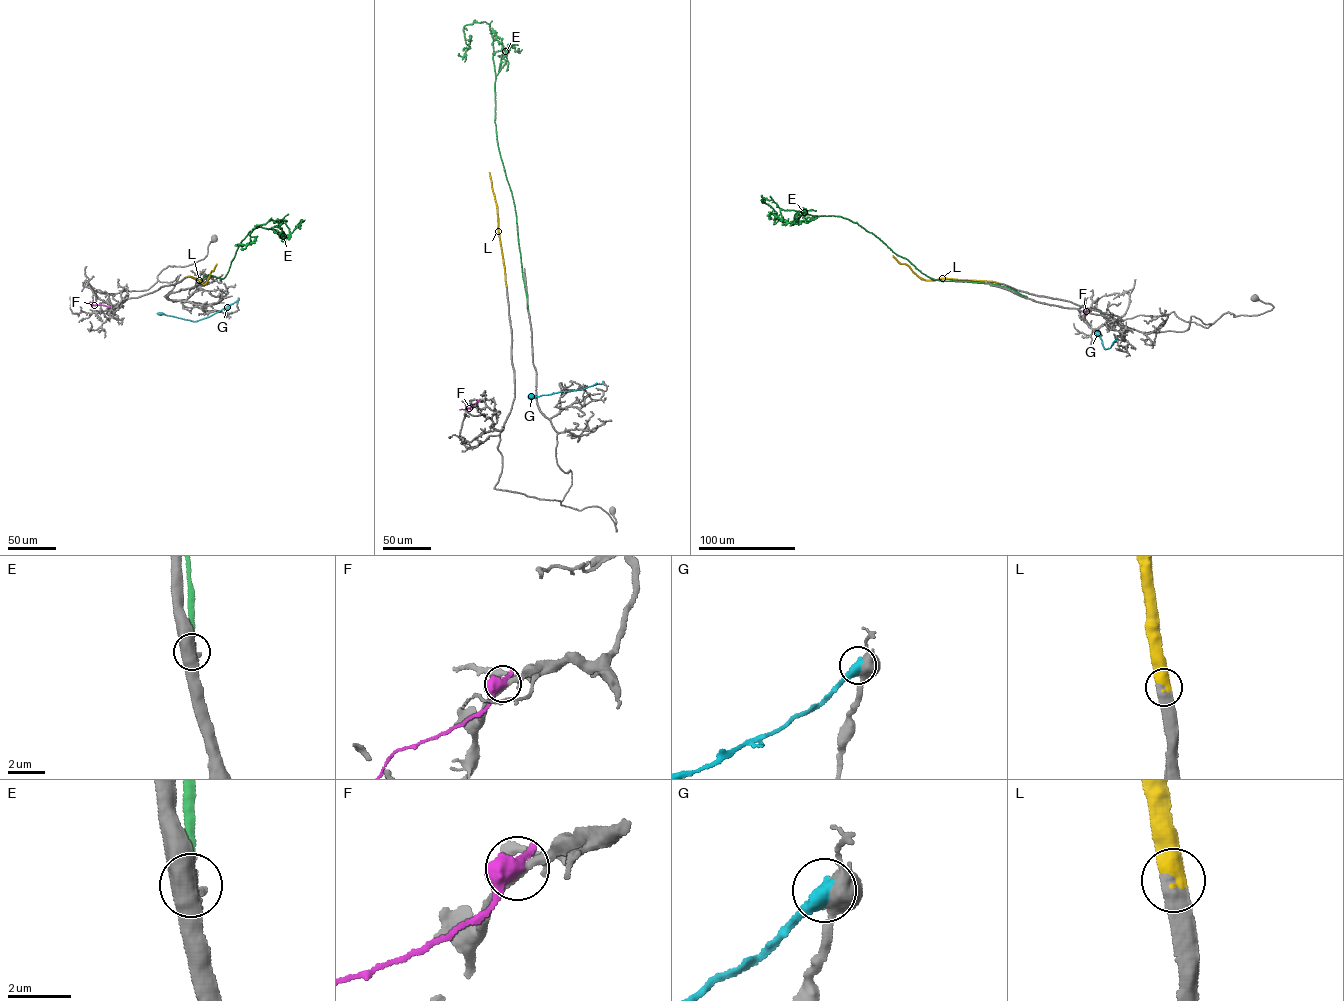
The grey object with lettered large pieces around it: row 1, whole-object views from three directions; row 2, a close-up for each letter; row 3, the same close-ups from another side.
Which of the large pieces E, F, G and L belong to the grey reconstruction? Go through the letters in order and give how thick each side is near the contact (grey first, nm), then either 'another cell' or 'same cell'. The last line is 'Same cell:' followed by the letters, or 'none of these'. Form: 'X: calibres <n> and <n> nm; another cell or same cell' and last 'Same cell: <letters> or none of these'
E: calibres 110 and 260 nm; another cell
F: calibres 280 and 600 nm; another cell
G: calibres 550 and 550 nm; another cell
L: calibres 600 and 600 nm; same cell
Same cell: L

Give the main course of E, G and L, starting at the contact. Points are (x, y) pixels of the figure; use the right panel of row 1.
E: (1026, 296), (992, 283), (932, 279), (857, 223), (784, 210), (762, 198), (783, 219), (778, 220)
G: (1116, 337), (1110, 347), (1105, 349), (1095, 332)
L: (998, 283), (951, 278), (924, 280), (893, 255)

